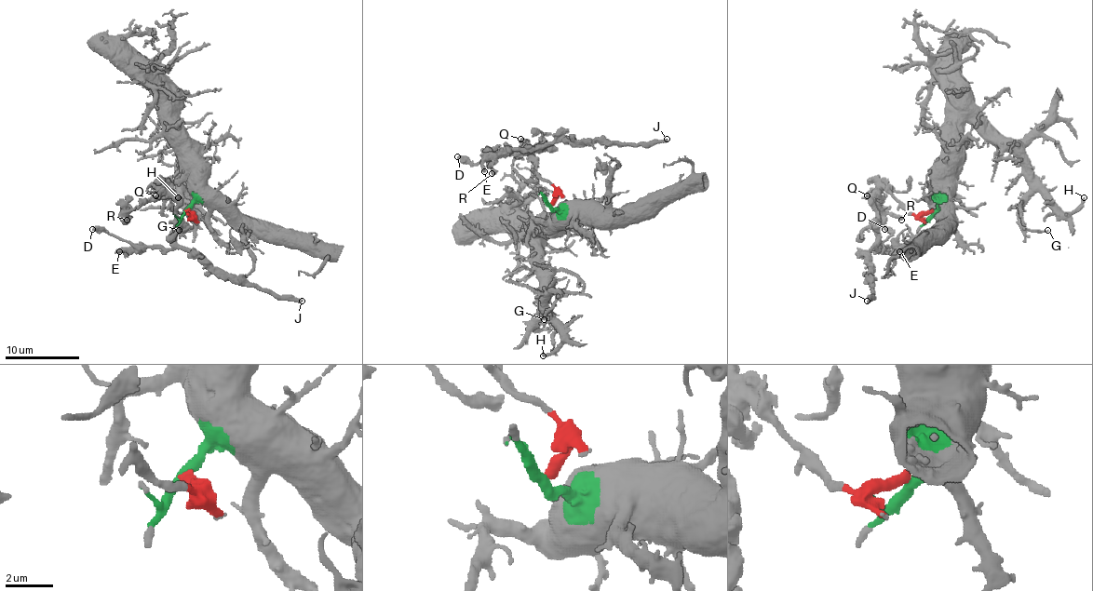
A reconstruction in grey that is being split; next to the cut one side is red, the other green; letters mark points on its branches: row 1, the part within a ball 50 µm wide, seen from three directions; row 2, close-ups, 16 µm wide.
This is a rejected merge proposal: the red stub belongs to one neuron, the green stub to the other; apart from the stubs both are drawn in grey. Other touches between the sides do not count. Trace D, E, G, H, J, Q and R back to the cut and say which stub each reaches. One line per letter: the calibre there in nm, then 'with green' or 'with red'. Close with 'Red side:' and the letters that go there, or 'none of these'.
D: 500 nm thick; with red
E: 360 nm thick; with red
G: 190 nm thick; with green
H: 360 nm thick; with green
J: 360 nm thick; with red
Q: 380 nm thick; with red
R: 460 nm thick; with red
Red side: D, E, J, Q, R

